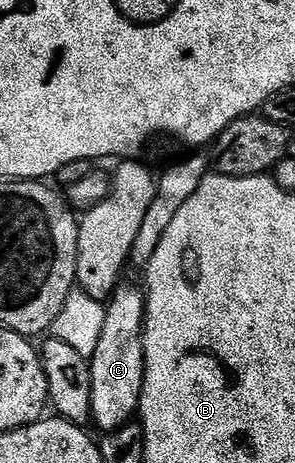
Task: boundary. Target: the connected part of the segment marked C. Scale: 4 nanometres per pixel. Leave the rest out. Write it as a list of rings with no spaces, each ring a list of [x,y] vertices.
[[[122,283],[107,302],[103,335],[99,335],[99,347],[95,347],[95,355],[88,358],[91,371],[91,409],[92,424],[98,425],[102,434],[108,435],[116,429],[122,429],[138,416],[141,408],[141,392],[145,382],[145,298],[144,288],[136,289],[133,285]]]

